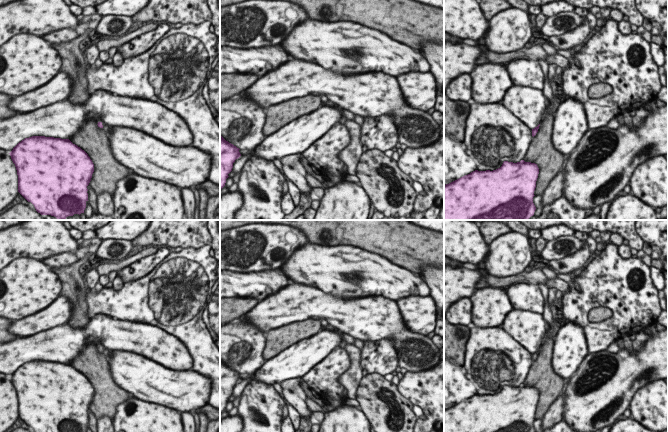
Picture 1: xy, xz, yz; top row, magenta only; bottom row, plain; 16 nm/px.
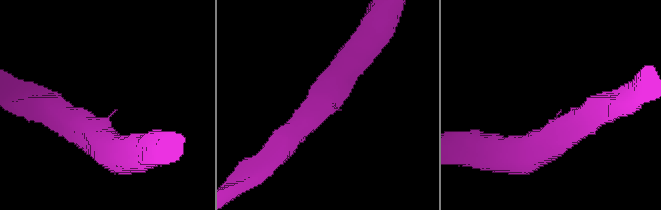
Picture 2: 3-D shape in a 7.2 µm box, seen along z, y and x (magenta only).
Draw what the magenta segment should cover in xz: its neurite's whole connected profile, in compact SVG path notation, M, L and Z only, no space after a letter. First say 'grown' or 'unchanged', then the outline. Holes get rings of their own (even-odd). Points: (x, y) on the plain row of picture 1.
unchanged | M220 360L220 414L225 410L228 398L232 395L233 387L241 378L239 372Z

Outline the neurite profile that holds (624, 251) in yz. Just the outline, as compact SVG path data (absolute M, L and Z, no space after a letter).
M622 243L621 245L618 246L618 254L622 258L629 258L632 255L630 249L631 248L629 245L625 245L624 243Z

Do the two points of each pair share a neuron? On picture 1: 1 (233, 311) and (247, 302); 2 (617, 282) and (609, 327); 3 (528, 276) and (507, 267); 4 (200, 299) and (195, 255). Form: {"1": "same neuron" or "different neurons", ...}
{"1": "same neuron", "2": "same neuron", "3": "different neurons", "4": "same neuron"}

